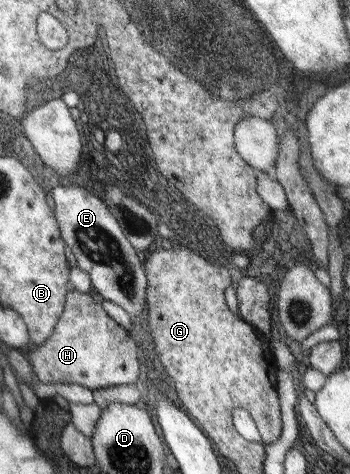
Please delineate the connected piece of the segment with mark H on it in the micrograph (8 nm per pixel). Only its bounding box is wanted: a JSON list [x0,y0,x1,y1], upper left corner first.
[26,291,140,392]

